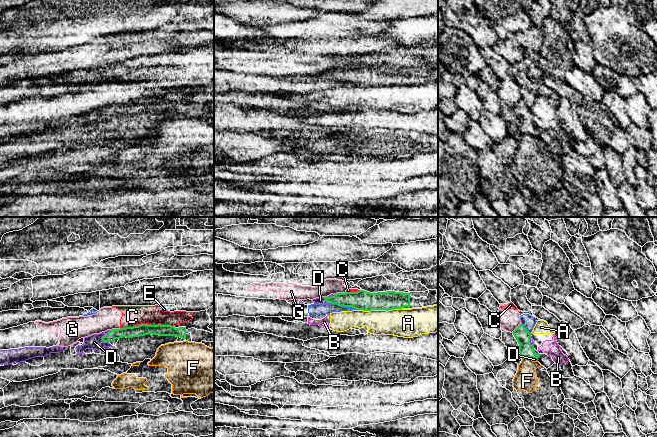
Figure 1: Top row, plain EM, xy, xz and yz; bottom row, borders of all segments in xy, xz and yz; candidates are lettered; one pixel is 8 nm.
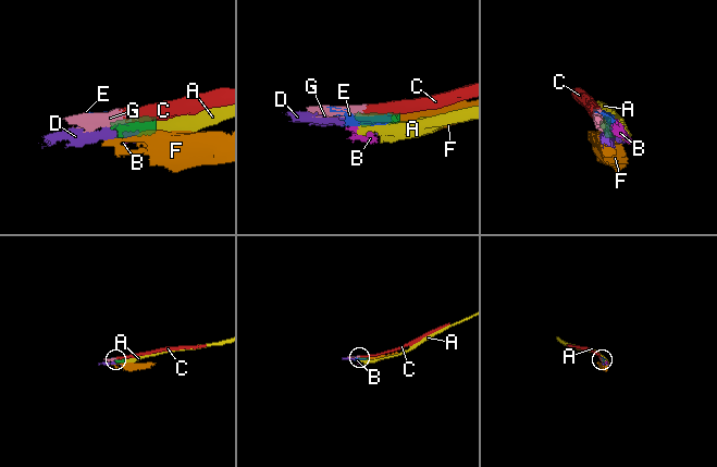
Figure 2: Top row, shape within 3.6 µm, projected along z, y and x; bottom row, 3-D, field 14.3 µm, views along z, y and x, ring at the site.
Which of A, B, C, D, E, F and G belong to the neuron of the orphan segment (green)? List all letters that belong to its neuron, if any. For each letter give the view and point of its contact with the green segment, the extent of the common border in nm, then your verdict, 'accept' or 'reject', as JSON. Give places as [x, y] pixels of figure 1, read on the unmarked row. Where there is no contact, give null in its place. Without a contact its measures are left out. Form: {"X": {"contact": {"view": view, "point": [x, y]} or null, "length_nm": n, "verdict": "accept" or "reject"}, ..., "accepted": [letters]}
{"A": {"contact": {"view": "xz", "point": [379, 85]}, "length_nm": 360, "verdict": "reject"}, "B": {"contact": null, "verdict": "reject"}, "C": {"contact": {"view": "xy", "point": [146, 100]}, "length_nm": 440, "verdict": "reject"}, "D": {"contact": {"view": "xy", "point": [103, 112]}, "length_nm": 120, "verdict": "accept"}, "E": {"contact": {"view": "xz", "point": [345, 82]}, "length_nm": 220, "verdict": "reject"}, "F": {"contact": {"view": "yz", "point": [526, 133]}, "length_nm": 70, "verdict": "reject"}, "G": {"contact": {"view": "xz", "point": [339, 69]}, "length_nm": 100, "verdict": "reject"}, "accepted": ["D"]}

